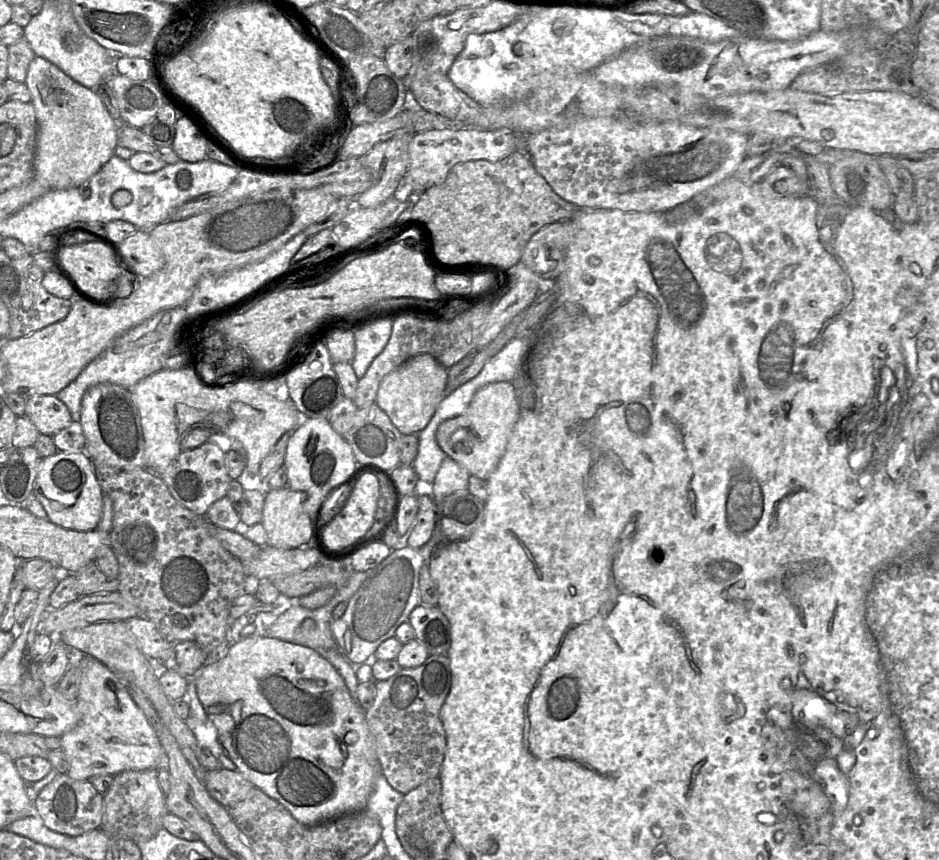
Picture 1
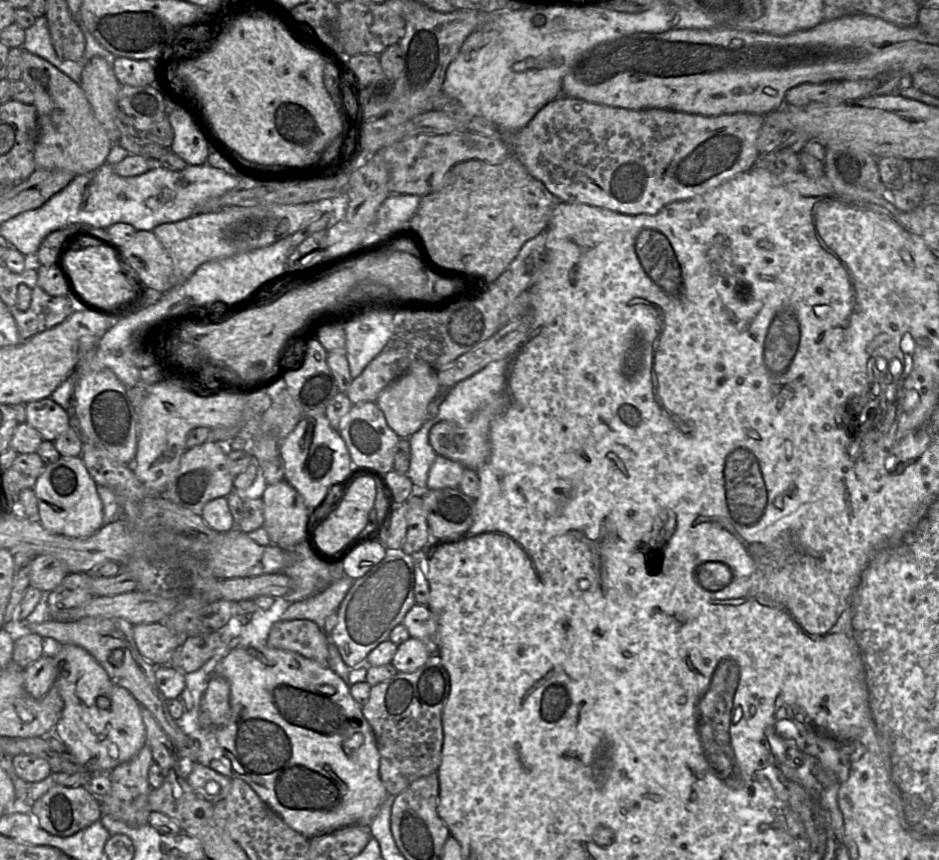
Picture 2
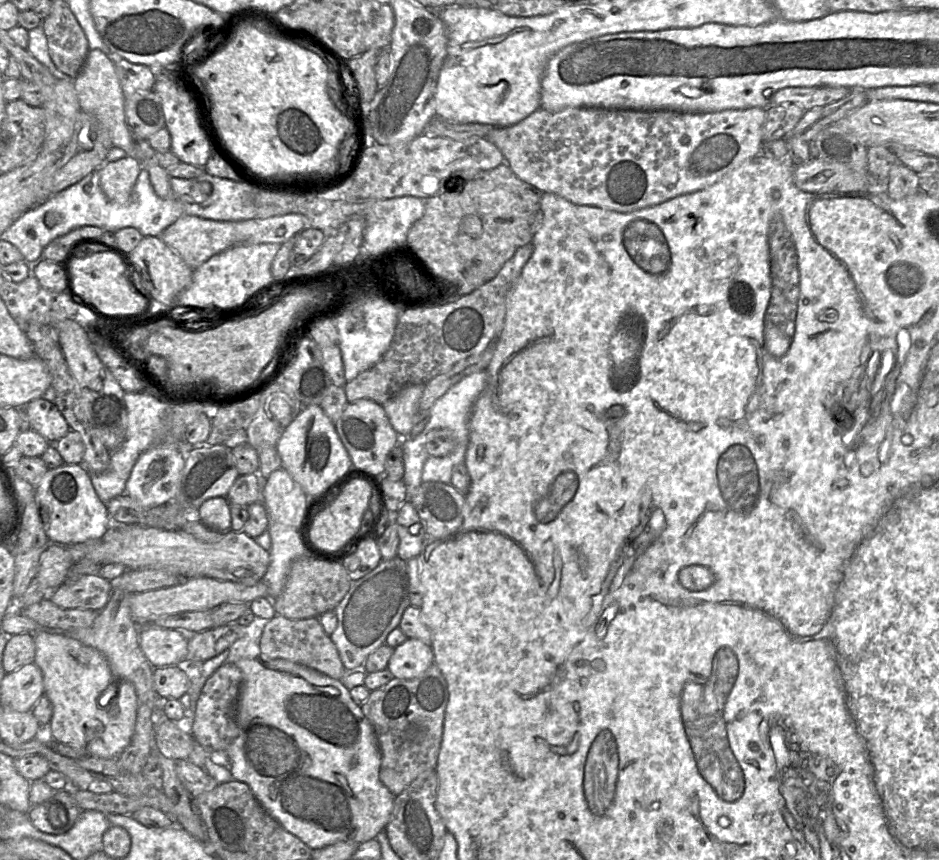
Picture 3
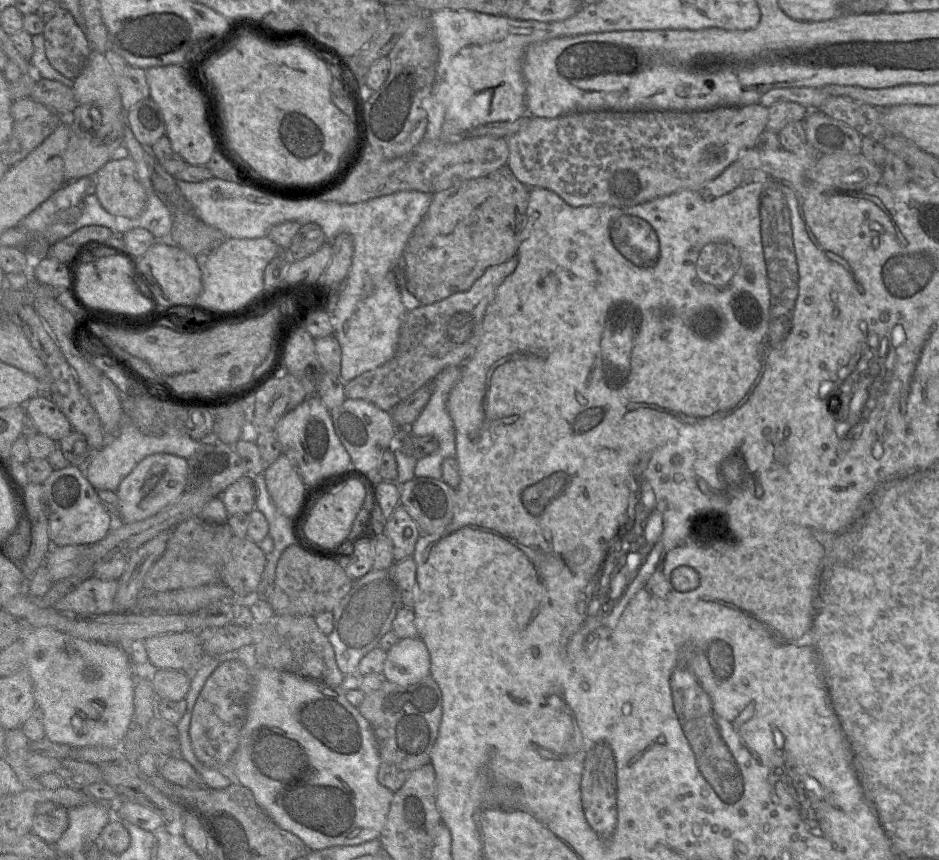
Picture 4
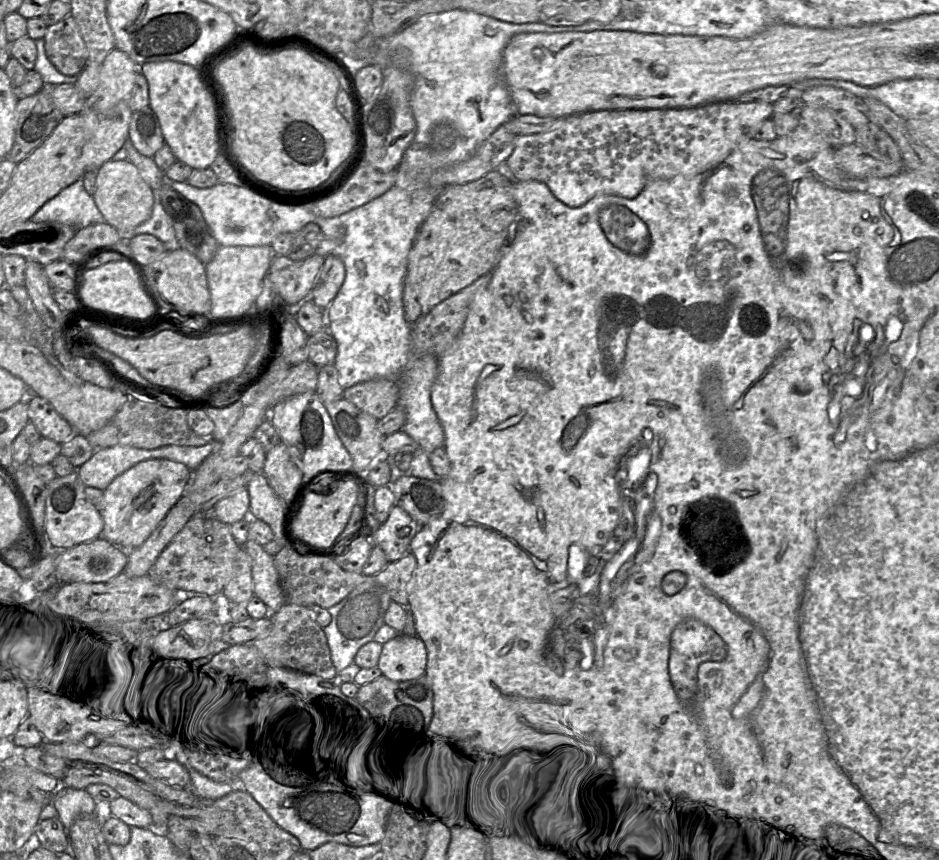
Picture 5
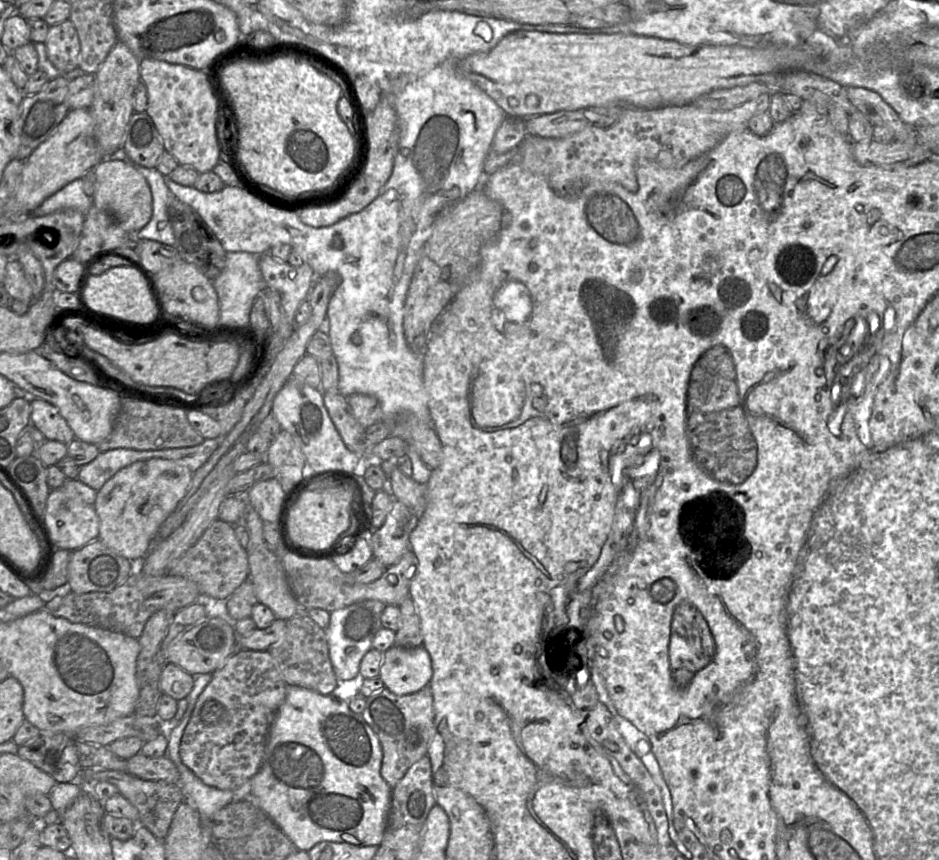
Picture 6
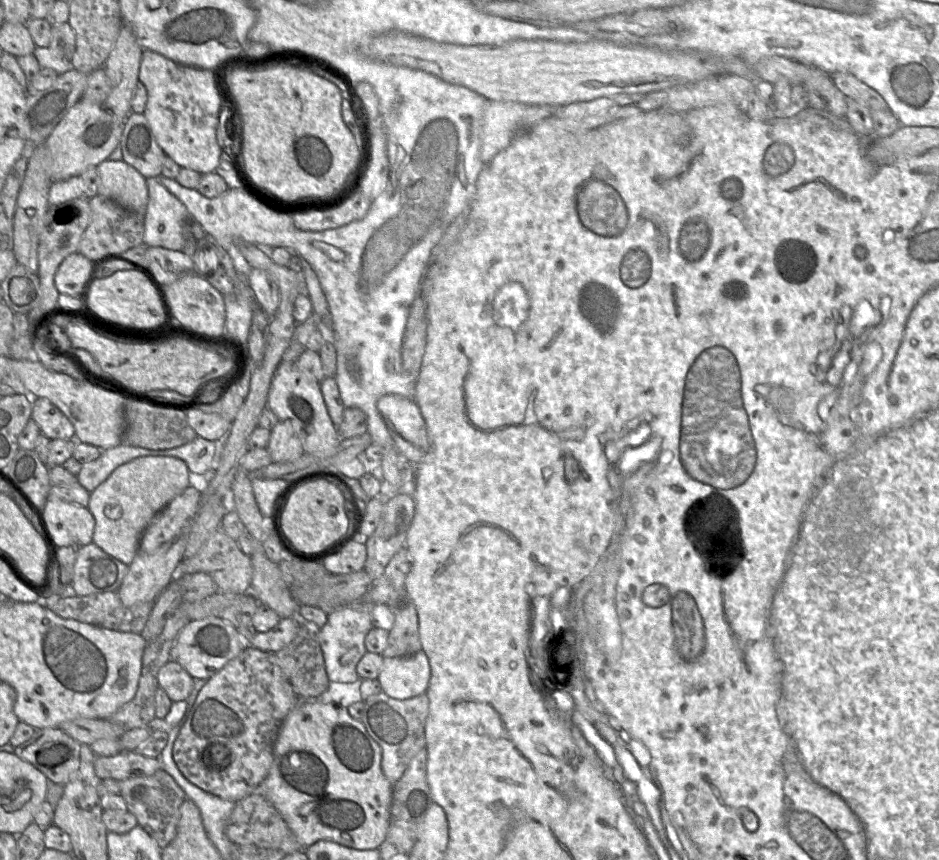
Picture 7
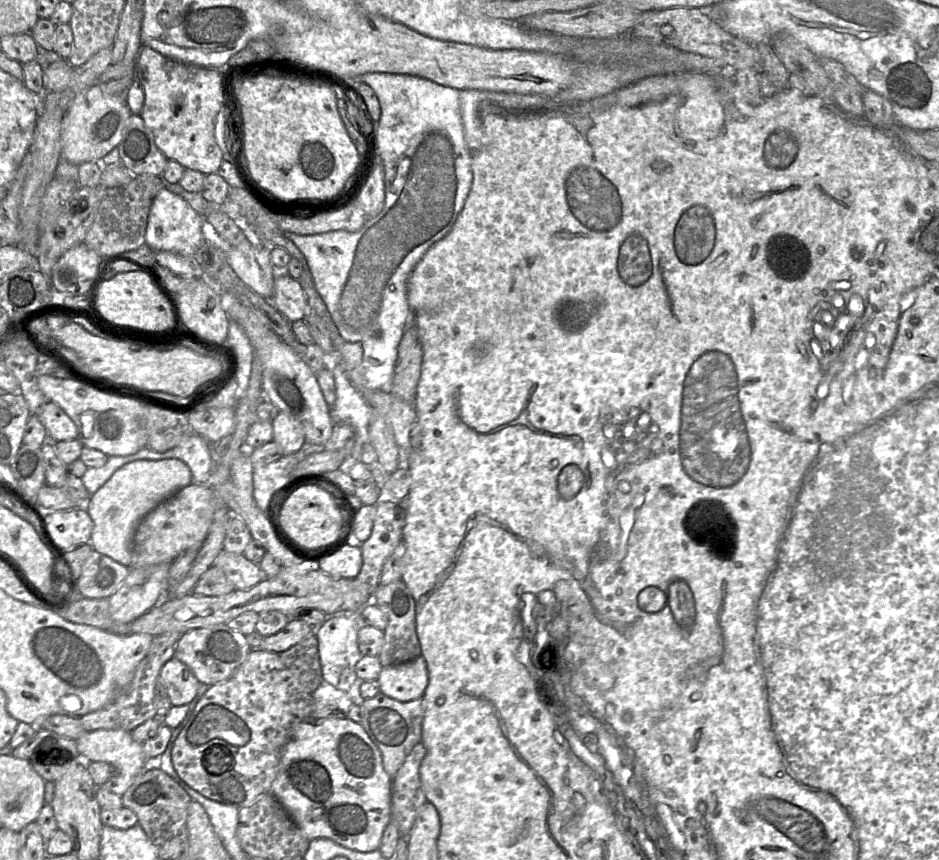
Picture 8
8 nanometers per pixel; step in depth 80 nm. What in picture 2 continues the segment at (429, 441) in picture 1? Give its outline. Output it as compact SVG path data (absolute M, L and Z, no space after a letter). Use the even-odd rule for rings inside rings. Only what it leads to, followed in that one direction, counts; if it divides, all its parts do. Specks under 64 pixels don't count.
M433 418L426 420L421 428L408 438L411 456L406 475L417 491L428 490L429 470L437 457L437 453L429 442L429 432L434 423Z

